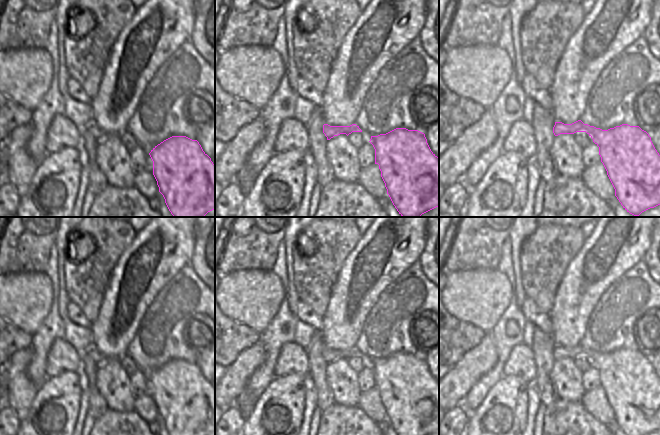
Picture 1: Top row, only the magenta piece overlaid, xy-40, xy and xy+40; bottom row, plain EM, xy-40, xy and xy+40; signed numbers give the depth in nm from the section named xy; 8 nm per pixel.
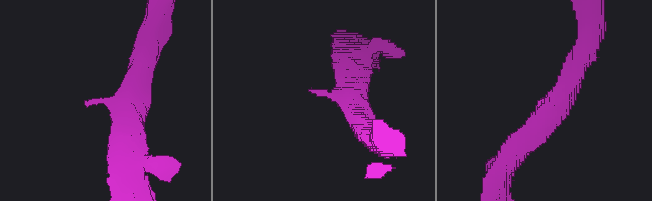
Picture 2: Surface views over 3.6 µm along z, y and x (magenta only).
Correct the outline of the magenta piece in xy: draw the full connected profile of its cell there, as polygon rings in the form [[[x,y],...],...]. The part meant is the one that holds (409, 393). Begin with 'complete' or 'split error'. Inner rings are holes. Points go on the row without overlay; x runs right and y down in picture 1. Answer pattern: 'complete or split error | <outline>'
complete | [[[396,352],[386,358],[371,360],[375,388],[379,389],[387,418],[397,435],[430,435],[439,430],[439,382],[431,375],[425,358],[418,354]]]

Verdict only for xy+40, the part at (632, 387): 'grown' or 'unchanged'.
unchanged

